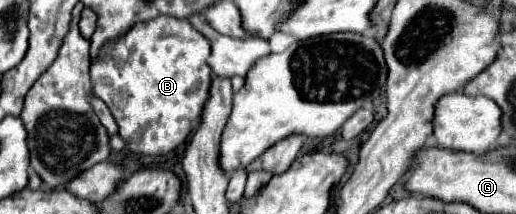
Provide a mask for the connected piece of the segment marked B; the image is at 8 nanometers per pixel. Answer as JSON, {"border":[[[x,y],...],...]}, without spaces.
{"border":[[[159,16],[149,22],[135,24],[125,36],[109,42],[101,56],[91,64],[91,80],[97,98],[101,98],[113,112],[119,124],[119,136],[127,142],[127,148],[137,154],[167,154],[183,144],[199,120],[203,106],[209,98],[213,72],[207,64],[211,46],[197,32],[189,20],[177,20],[171,16]]]}

